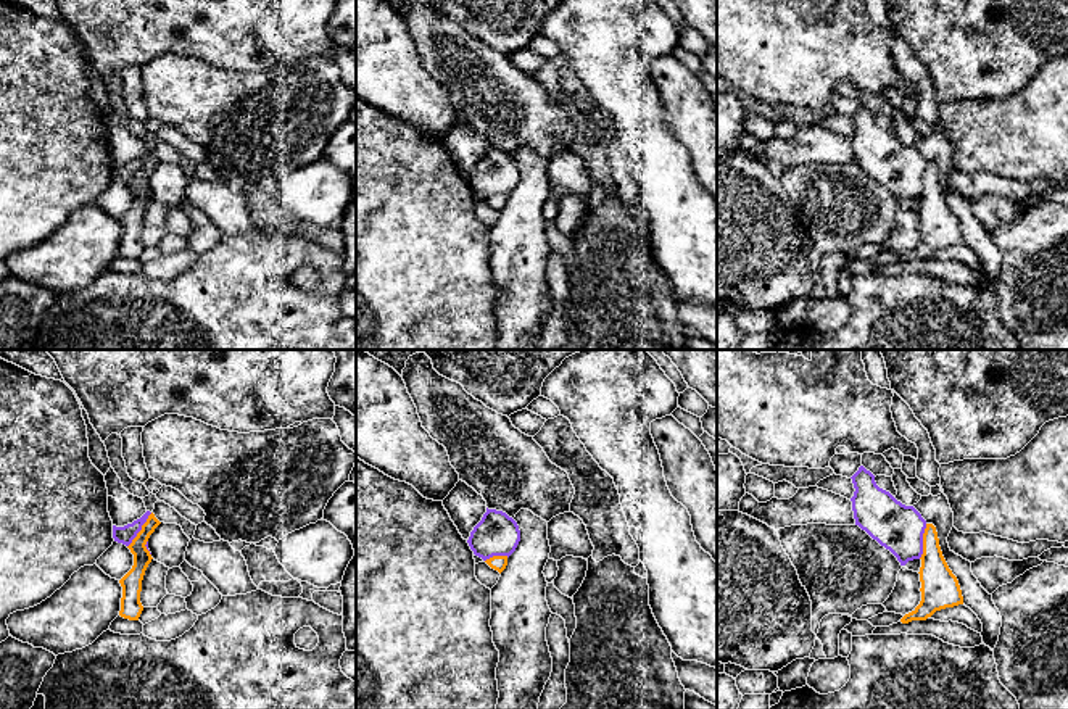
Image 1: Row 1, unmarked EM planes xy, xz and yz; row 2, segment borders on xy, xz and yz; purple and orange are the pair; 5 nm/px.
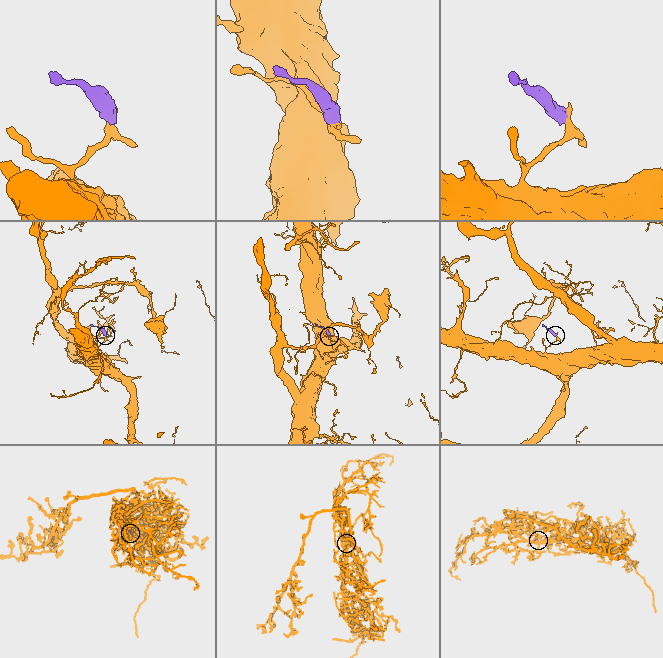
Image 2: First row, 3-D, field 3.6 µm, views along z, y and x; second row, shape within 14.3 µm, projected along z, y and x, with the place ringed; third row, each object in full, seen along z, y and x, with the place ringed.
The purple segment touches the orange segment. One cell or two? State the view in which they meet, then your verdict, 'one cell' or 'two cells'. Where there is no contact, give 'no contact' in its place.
meets purple in yz; two cells

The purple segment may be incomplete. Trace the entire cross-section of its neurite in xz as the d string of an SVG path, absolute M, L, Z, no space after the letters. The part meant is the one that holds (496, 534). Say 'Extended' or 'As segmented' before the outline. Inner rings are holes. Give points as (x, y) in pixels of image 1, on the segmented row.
As segmented. M488 509L467 540L475 556L511 556L520 541L517 522L503 511Z

